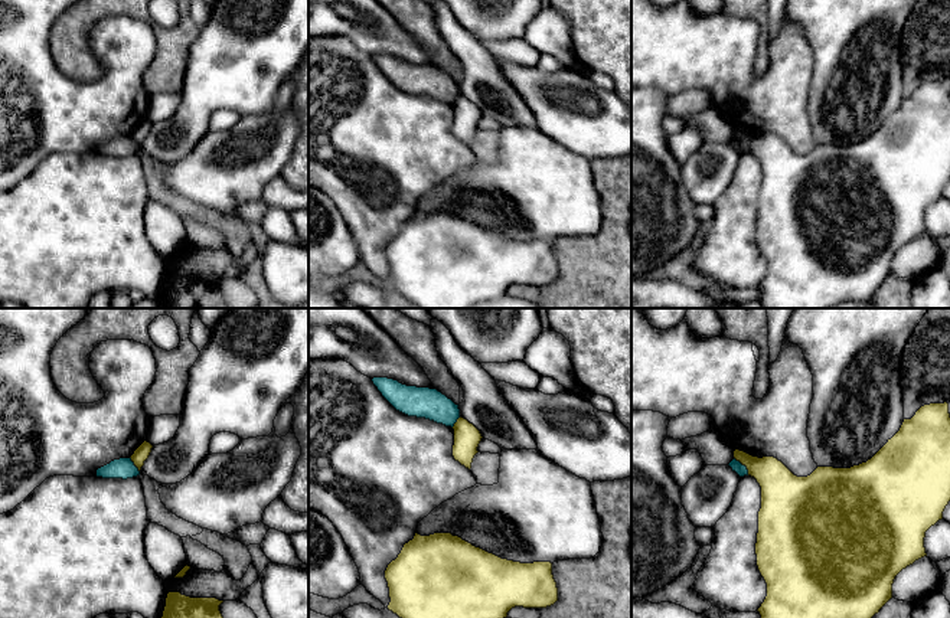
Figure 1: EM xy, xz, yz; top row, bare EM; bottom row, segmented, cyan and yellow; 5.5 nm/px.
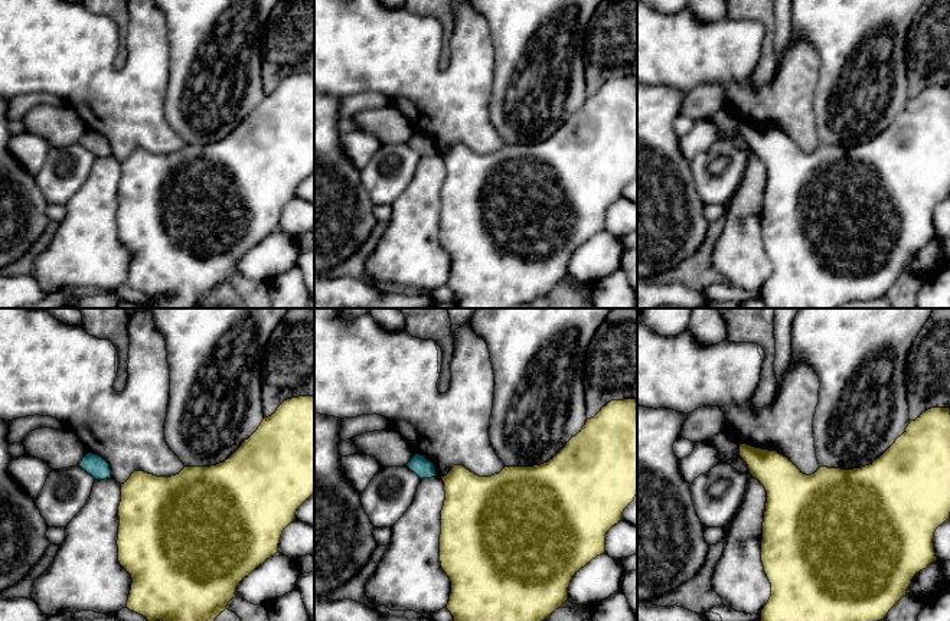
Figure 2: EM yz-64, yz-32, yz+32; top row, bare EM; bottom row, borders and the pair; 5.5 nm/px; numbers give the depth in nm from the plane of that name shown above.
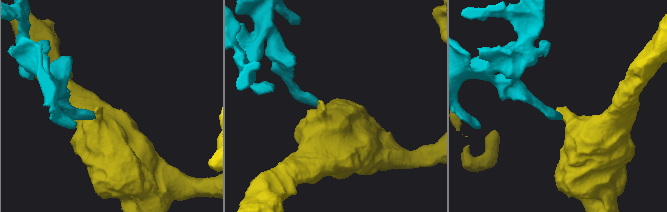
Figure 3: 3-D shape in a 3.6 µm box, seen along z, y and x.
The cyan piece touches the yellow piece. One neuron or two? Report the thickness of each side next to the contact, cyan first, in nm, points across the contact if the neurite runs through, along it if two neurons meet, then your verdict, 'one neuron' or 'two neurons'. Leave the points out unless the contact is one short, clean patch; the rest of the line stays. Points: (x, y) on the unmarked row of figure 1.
calibres 70 and 220 nm; border yz (734, 134), (746, 144), (748, 151); two neurons

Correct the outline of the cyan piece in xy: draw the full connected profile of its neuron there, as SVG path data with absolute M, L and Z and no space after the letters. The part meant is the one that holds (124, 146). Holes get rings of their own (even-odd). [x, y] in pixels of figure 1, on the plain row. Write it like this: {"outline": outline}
{"outline": "M131 135L114 137L110 141L97 147L97 154L102 156L133 156L140 153L138 145L134 143Z"}

